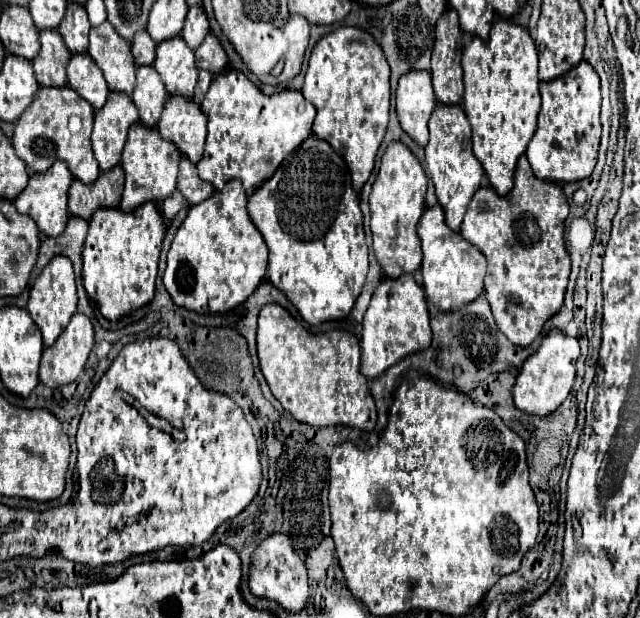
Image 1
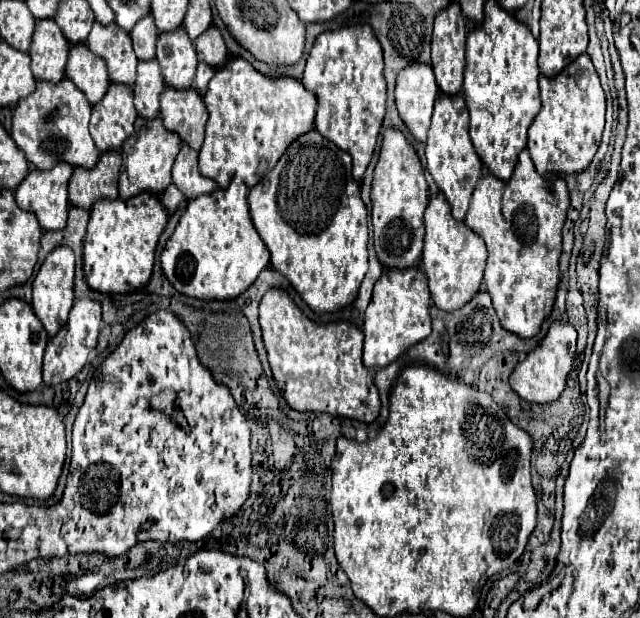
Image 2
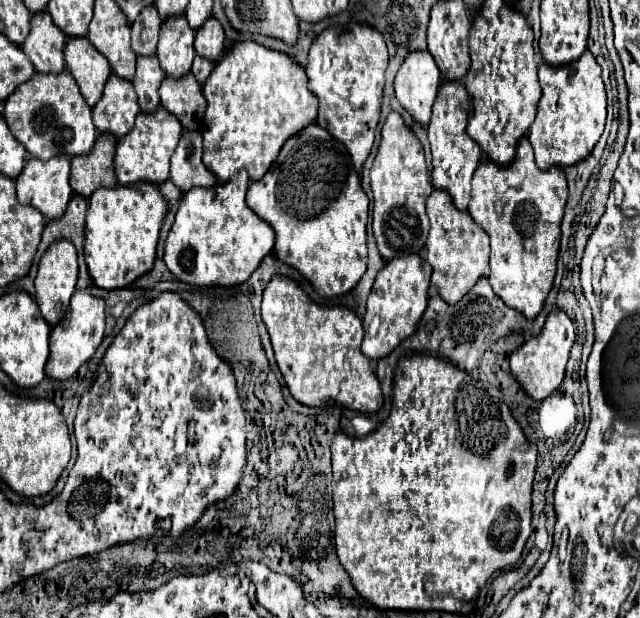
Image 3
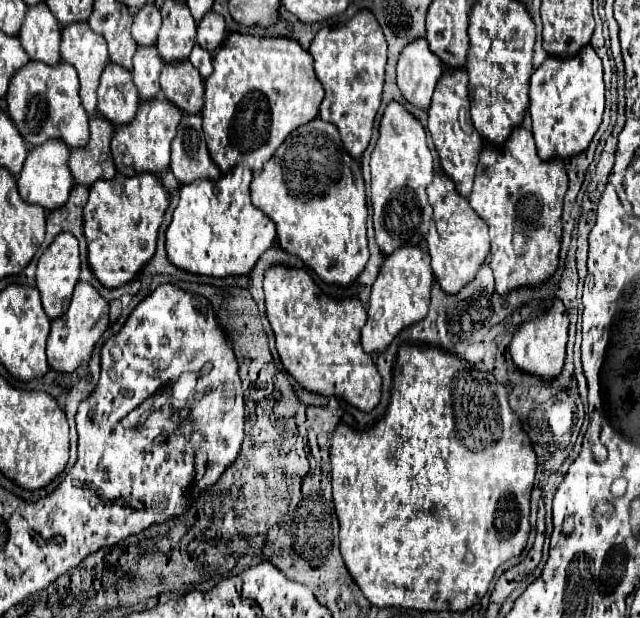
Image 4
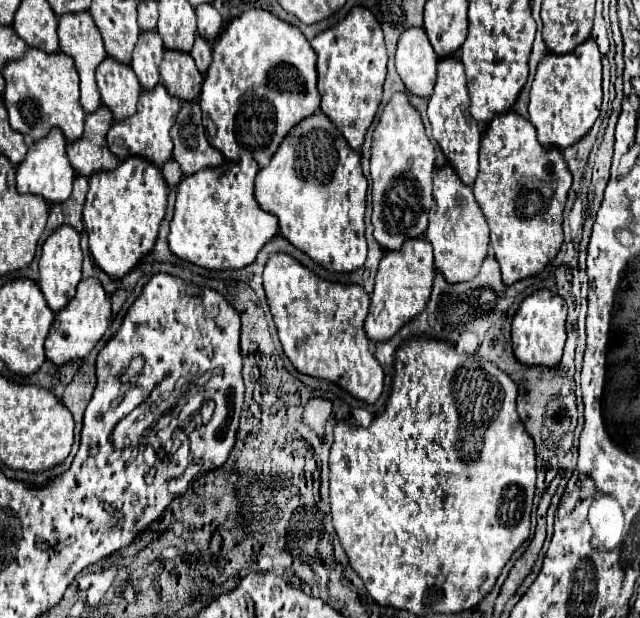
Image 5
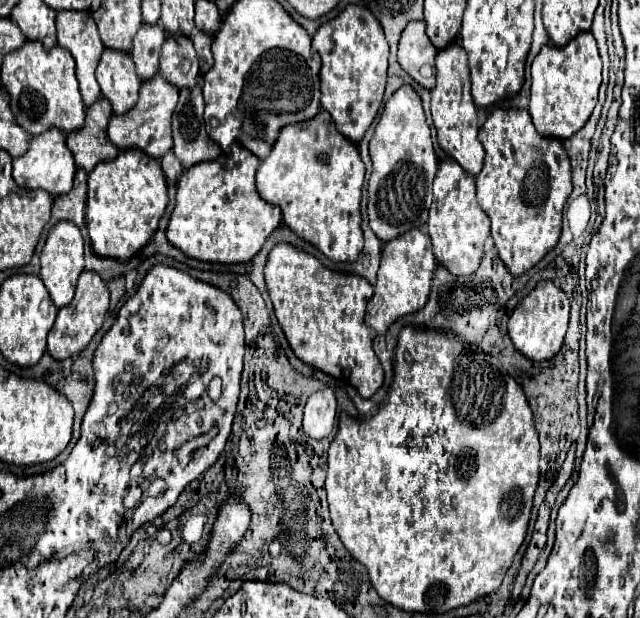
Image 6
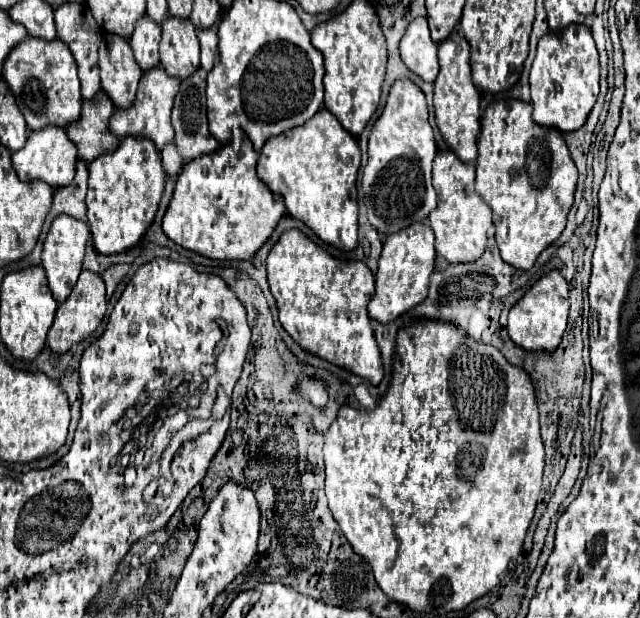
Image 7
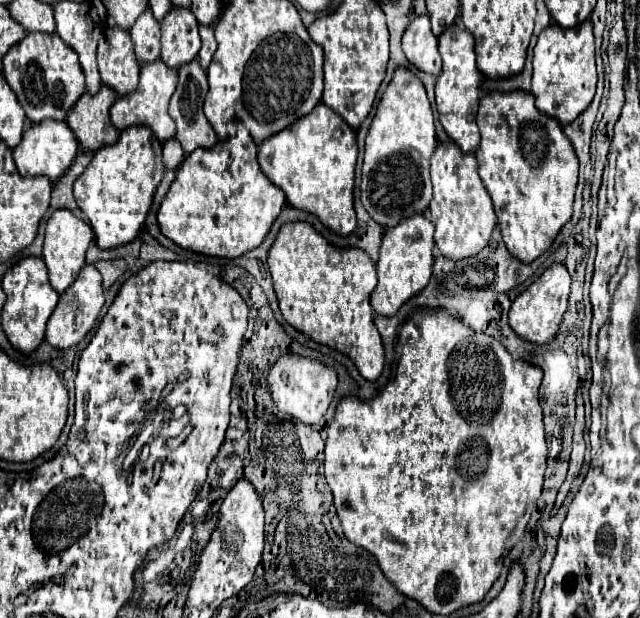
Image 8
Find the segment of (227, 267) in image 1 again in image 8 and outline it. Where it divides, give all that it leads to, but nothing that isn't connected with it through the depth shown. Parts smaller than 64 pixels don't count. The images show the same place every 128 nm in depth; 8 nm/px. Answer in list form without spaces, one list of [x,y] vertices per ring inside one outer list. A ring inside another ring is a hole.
[[[238,120],[236,128],[224,140],[218,140],[212,148],[198,148],[194,154],[188,154],[182,166],[176,170],[176,178],[158,208],[158,224],[162,234],[182,248],[208,256],[238,258],[244,252],[254,250],[264,240],[274,218],[286,204],[284,190],[272,184],[260,170],[256,152],[258,146],[254,144],[246,126]]]

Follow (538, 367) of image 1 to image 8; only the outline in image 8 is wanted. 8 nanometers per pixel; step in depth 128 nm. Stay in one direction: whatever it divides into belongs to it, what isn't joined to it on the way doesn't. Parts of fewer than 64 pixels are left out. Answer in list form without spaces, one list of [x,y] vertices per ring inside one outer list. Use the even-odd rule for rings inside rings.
[[[552,264],[536,282],[532,282],[522,294],[518,294],[510,306],[510,326],[512,330],[534,344],[544,344],[556,336],[562,314],[566,312],[570,296],[570,274],[564,264]]]

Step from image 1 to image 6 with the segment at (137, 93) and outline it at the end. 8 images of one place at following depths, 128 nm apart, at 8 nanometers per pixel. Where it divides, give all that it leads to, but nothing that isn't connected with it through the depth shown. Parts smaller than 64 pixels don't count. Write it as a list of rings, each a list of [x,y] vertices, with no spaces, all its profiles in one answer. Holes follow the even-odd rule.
[[[142,24],[134,36],[130,56],[136,64],[140,80],[152,78],[158,72],[158,54],[164,44],[166,32],[162,24]]]

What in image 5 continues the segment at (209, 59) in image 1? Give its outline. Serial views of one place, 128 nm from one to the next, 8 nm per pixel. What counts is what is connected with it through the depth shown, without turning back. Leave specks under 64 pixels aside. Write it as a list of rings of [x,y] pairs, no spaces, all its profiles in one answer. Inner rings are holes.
[[[202,4],[196,8],[196,18],[198,18],[198,34],[208,42],[214,42],[224,26],[218,10],[212,4]]]

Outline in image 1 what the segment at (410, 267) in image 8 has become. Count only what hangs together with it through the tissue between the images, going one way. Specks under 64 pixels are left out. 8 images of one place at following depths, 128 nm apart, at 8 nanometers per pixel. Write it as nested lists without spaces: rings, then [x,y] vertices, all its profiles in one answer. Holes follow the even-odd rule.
[[[402,274],[400,278],[384,278],[380,286],[374,290],[362,326],[364,332],[360,344],[362,348],[360,370],[366,378],[376,378],[404,356],[430,346],[432,332],[424,288],[416,282],[412,274]]]

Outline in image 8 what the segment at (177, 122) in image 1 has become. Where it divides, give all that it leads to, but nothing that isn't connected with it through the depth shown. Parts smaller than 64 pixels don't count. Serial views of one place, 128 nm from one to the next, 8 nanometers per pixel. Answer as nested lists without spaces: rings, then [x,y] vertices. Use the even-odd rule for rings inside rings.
[[[174,6],[160,22],[162,32],[162,60],[170,68],[180,68],[182,64],[196,58],[200,50],[198,22],[190,8]]]

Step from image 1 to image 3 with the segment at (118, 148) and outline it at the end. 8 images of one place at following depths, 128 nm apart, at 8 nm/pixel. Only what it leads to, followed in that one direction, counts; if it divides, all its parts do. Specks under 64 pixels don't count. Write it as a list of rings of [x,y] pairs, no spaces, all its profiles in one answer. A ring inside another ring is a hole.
[[[112,72],[104,86],[102,98],[92,108],[94,126],[100,132],[110,132],[120,138],[134,128],[134,118],[138,112],[138,96],[132,82]]]

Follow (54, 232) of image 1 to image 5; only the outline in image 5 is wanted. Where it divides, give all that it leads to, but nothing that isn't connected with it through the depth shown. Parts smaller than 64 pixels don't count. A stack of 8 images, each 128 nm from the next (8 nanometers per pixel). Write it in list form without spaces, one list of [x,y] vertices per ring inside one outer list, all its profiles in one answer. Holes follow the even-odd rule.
[[[56,128],[50,130],[48,136],[44,136],[42,140],[36,140],[30,146],[24,162],[20,162],[16,166],[16,188],[18,188],[18,192],[40,194],[48,202],[64,202],[72,192],[74,178],[76,178],[76,172],[74,172],[74,168],[66,156],[66,138],[62,136],[62,130],[56,130]]]

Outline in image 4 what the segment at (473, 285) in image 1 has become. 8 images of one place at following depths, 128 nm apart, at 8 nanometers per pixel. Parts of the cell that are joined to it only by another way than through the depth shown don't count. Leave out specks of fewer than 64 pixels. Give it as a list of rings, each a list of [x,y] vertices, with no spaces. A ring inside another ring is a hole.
[[[436,174],[428,186],[428,200],[434,208],[430,232],[428,232],[428,252],[432,256],[432,270],[446,294],[458,292],[466,282],[474,280],[478,268],[484,264],[490,252],[488,226],[472,210],[470,200],[456,190],[456,184],[446,174]]]

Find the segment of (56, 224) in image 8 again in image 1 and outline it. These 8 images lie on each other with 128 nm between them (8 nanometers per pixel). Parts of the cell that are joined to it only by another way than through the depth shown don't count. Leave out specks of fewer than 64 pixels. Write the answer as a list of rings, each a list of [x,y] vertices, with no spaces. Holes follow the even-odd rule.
[[[54,256],[42,270],[42,274],[34,280],[30,288],[30,300],[28,300],[28,312],[36,326],[42,332],[44,346],[50,346],[58,340],[62,330],[66,330],[70,318],[76,314],[76,284],[74,284],[74,272],[72,272],[72,262],[66,256]]]

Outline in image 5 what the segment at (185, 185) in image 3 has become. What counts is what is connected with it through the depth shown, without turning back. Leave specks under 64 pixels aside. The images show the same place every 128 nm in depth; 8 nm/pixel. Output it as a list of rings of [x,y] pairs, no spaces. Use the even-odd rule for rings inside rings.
[[[196,100],[182,102],[182,108],[176,116],[176,122],[170,130],[174,142],[174,160],[180,164],[184,174],[194,174],[206,166],[220,166],[224,162],[222,154],[214,150],[202,126],[202,112]]]

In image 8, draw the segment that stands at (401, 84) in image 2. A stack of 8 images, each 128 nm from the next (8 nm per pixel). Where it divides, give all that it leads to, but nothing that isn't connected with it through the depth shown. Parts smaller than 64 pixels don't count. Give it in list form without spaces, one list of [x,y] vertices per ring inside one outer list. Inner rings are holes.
[[[418,16],[410,22],[402,36],[402,50],[418,70],[432,76],[440,74],[442,60],[438,54],[438,38],[430,30],[428,16]]]

